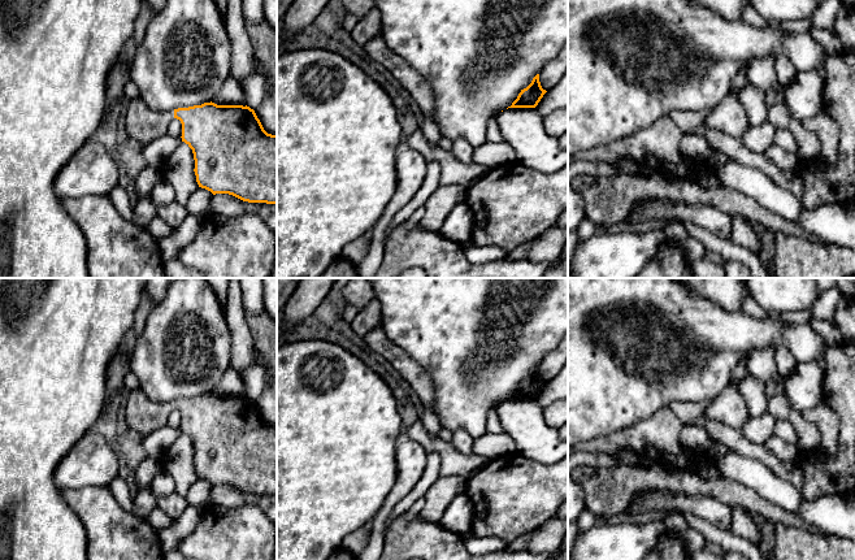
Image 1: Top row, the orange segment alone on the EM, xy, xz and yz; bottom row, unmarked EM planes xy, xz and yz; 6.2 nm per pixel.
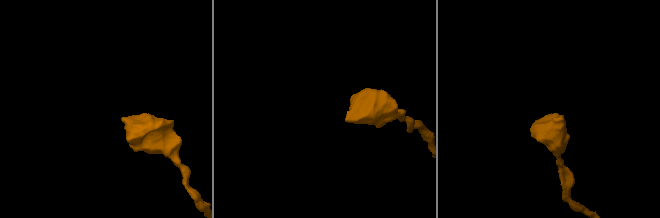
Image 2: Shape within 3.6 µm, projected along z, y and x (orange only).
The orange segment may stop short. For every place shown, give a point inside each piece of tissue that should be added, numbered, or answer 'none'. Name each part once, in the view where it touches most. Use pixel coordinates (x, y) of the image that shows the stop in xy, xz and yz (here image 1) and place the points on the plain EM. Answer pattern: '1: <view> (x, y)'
1: xy (144, 416)

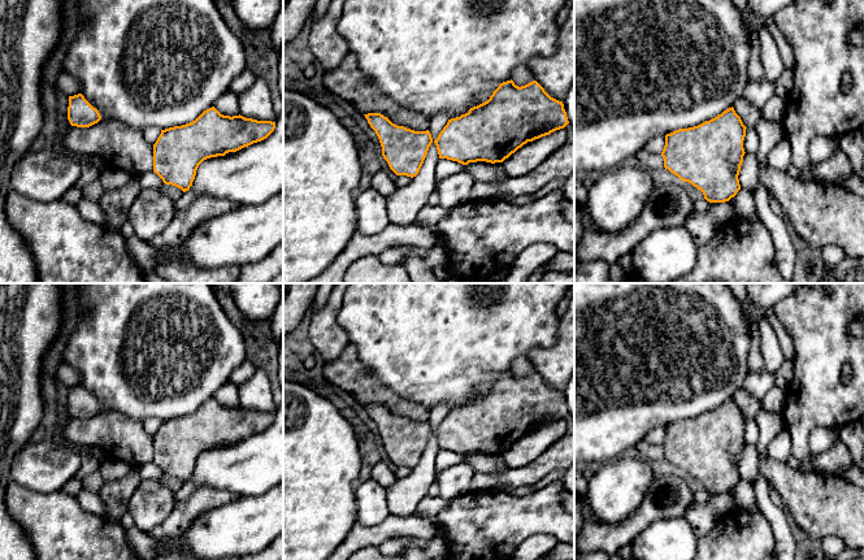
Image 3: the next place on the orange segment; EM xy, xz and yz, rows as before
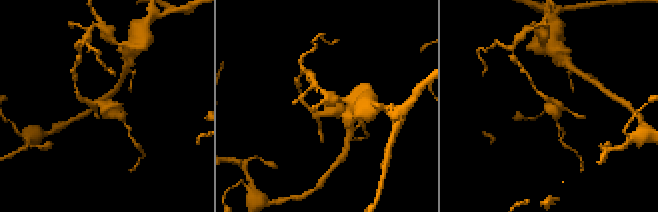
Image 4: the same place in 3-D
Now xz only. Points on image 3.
none

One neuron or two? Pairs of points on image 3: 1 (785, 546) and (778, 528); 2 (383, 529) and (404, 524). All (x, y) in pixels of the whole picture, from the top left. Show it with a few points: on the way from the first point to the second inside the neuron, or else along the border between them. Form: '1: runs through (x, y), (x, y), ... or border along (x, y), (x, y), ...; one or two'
1: runs through (785, 542), (782, 532); one
2: runs through (389, 529), (399, 526); one

